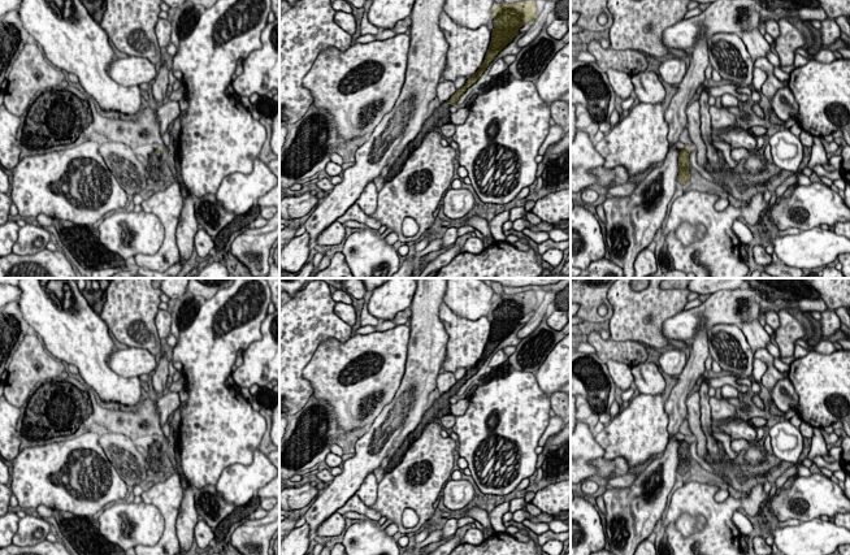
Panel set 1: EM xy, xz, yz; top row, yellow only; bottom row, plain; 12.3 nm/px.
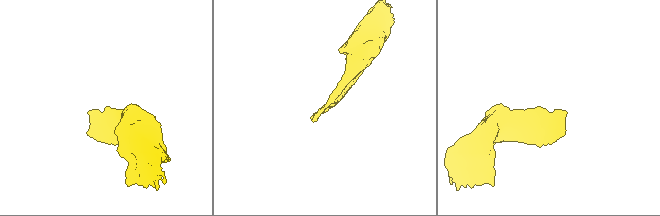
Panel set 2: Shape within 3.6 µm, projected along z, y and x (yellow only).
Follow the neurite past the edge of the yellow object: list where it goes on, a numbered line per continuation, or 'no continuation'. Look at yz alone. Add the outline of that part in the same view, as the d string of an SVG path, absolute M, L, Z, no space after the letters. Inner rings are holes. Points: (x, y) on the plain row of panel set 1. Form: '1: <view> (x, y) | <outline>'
no continuation

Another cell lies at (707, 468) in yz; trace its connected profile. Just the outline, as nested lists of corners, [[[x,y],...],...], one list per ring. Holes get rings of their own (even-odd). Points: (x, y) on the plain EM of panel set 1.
[[[694,437],[690,438],[689,446],[689,459],[706,474],[711,476],[715,480],[723,480],[729,482],[730,478],[719,471],[714,464],[710,464],[707,460],[703,460],[697,454],[697,441]]]

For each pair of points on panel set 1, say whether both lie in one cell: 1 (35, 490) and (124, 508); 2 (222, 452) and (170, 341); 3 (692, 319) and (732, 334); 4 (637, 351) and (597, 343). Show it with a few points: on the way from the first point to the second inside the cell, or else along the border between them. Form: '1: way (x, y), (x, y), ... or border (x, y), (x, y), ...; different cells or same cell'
1: border (126, 498), (109, 503), (95, 516); different cells
2: border (177, 343), (170, 350); different cells
3: border (740, 328), (732, 324), (715, 324), (708, 330); different cells
4: way (627, 351), (607, 350); same cell

